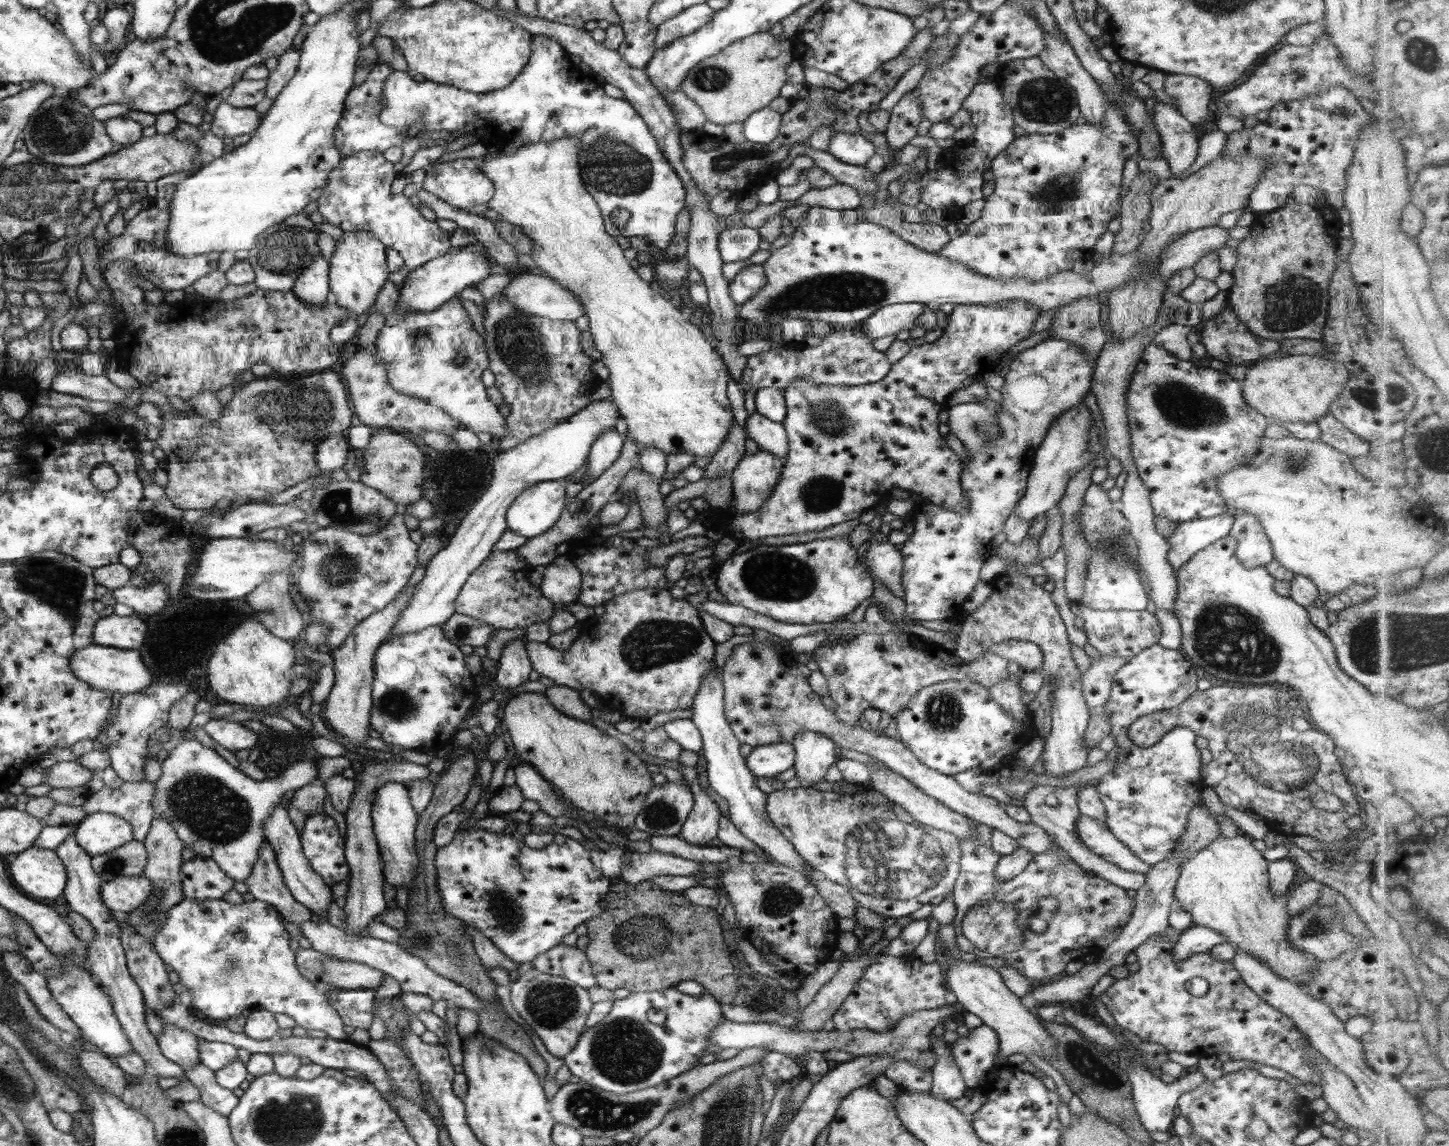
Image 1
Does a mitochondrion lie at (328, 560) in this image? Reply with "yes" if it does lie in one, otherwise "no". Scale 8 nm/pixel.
yes

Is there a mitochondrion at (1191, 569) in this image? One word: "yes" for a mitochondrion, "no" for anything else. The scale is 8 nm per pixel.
no

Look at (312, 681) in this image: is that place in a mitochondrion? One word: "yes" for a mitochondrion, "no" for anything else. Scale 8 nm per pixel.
no

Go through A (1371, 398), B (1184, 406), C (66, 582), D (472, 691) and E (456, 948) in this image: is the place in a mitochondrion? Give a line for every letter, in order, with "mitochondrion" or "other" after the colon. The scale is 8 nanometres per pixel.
A: mitochondrion
B: mitochondrion
C: mitochondrion
D: other
E: mitochondrion

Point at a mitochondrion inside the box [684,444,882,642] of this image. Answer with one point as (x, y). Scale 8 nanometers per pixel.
(771, 574)

